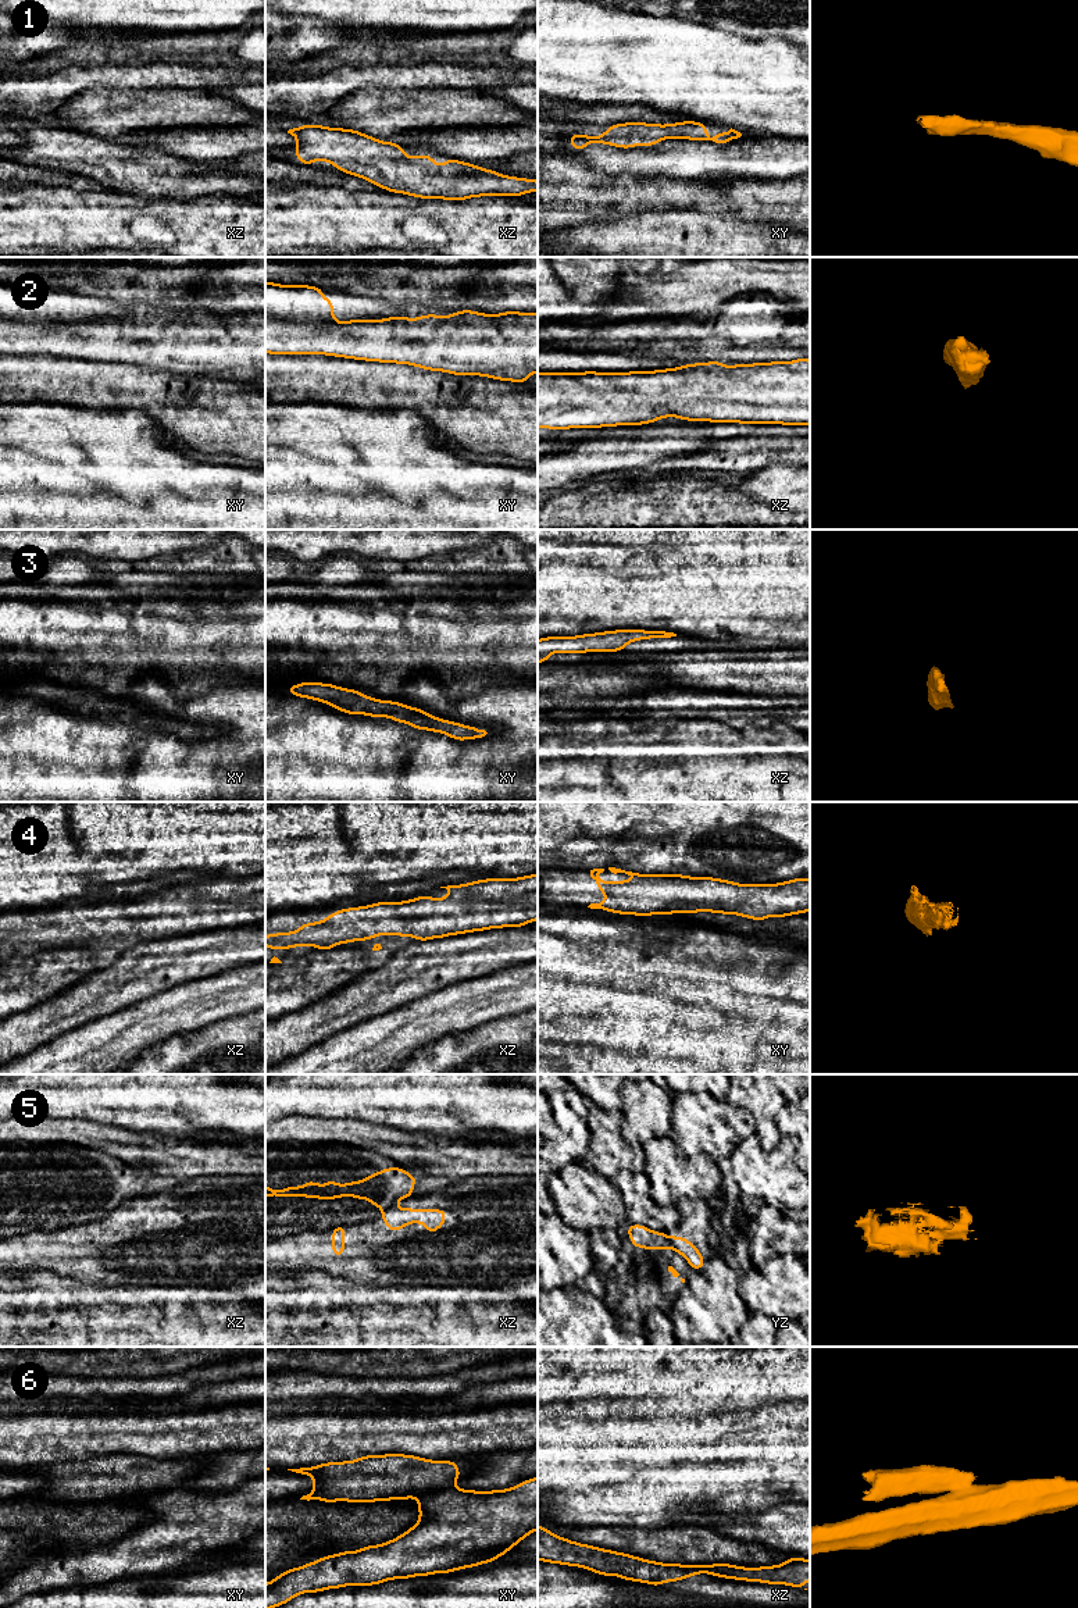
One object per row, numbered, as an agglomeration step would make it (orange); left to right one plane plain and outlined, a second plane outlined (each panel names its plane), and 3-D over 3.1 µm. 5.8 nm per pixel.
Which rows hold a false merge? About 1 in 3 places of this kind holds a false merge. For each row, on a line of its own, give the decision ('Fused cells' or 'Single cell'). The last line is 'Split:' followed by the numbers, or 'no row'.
1: Single cell
2: Single cell
3: Single cell
4: Single cell
5: Fused cells
6: Fused cells
Split: 5, 6

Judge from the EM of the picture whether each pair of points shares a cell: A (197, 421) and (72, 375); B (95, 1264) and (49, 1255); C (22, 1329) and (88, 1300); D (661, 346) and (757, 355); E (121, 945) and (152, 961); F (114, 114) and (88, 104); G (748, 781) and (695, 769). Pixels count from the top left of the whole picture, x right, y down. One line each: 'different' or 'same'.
A: same
B: same
C: same
D: same
E: different
F: same
G: same

